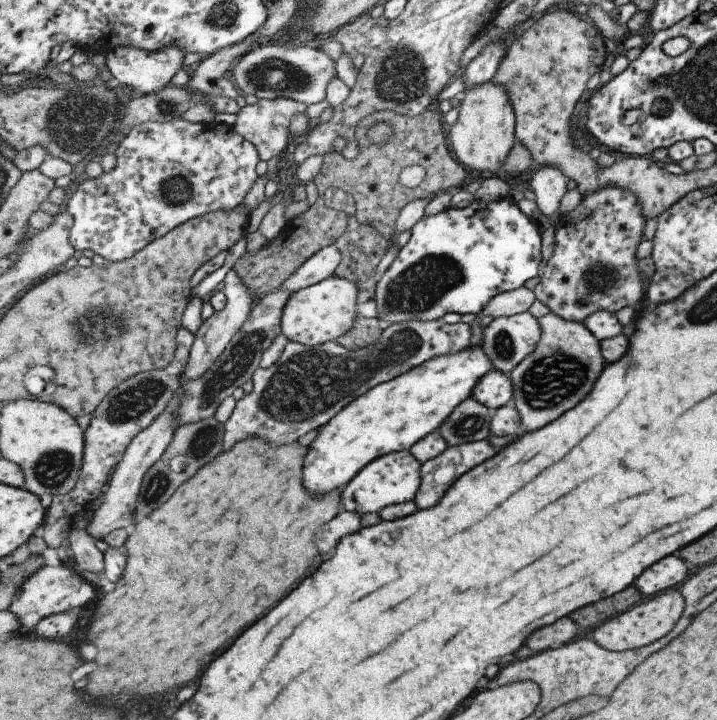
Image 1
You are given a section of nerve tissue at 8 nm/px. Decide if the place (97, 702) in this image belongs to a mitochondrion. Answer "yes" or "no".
no

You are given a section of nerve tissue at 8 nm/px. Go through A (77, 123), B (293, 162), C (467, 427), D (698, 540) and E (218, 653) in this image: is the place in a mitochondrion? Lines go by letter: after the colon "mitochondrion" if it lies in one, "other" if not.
A: mitochondrion
B: other
C: mitochondrion
D: other
E: other

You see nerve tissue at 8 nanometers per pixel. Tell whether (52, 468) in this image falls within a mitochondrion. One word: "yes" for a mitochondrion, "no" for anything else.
yes

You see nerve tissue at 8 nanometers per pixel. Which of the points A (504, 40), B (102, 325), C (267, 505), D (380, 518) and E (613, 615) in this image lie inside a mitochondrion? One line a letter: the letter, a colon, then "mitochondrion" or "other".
A: other
B: mitochondrion
C: other
D: other
E: other

